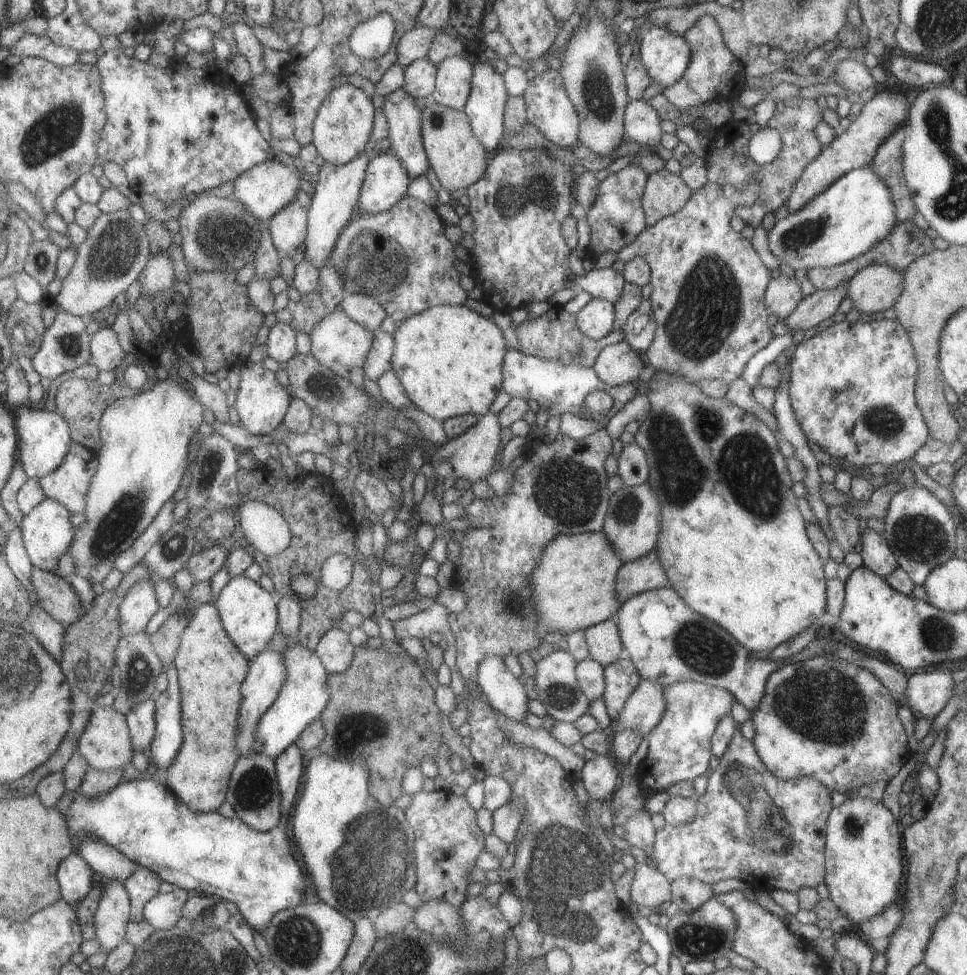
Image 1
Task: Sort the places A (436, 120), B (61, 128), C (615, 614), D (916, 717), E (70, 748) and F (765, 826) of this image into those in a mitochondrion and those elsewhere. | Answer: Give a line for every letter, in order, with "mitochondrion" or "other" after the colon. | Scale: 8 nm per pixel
A: other
B: mitochondrion
C: other
D: other
E: other
F: mitochondrion

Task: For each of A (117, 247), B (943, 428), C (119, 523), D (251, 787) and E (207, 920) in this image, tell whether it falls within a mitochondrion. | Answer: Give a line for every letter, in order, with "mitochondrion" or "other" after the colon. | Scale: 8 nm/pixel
A: mitochondrion
B: other
C: mitochondrion
D: mitochondrion
E: mitochondrion

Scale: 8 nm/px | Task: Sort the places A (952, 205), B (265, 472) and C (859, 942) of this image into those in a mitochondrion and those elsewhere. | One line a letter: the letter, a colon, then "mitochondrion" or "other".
A: mitochondrion
B: other
C: other

